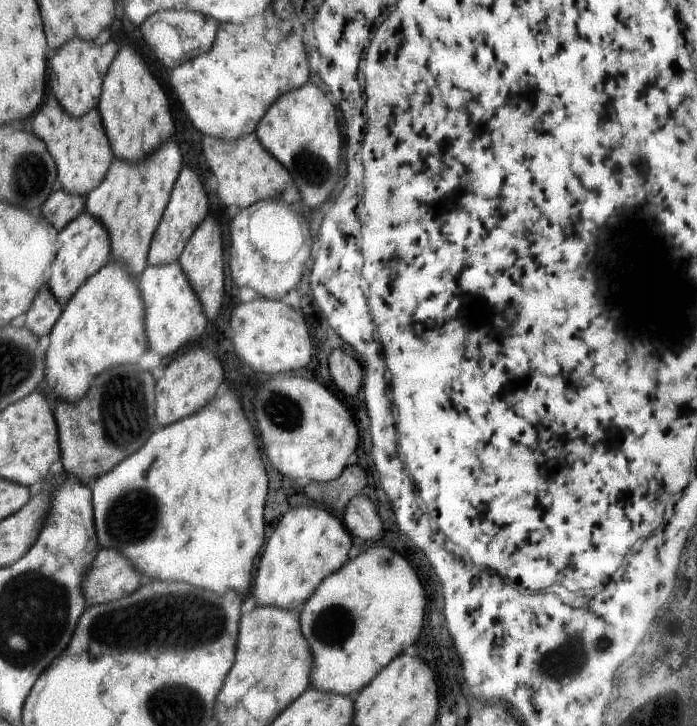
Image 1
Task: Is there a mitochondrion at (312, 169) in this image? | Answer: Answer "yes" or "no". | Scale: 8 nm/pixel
yes

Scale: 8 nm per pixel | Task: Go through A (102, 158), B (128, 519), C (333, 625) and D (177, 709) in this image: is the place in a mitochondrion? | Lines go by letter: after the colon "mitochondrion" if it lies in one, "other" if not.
A: other
B: mitochondrion
C: mitochondrion
D: mitochondrion

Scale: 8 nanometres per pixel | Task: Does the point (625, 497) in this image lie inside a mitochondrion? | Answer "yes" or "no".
no

